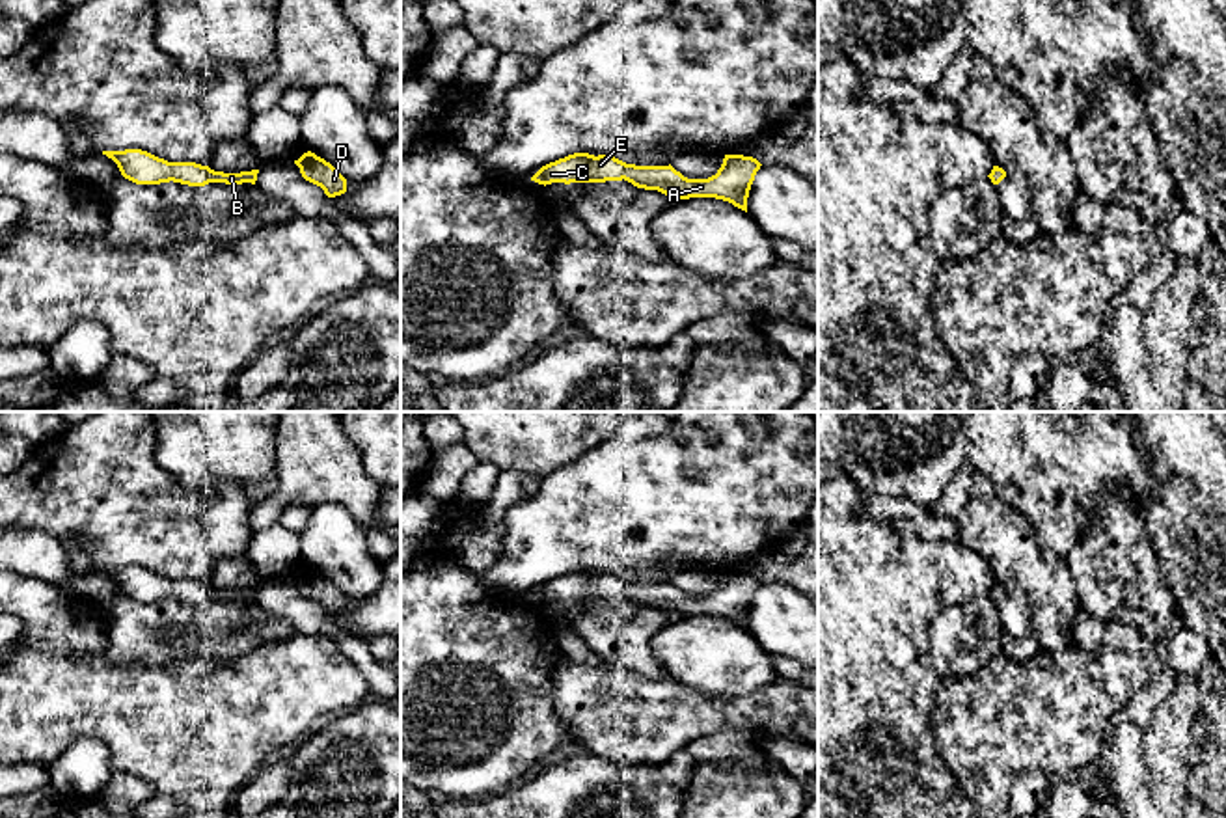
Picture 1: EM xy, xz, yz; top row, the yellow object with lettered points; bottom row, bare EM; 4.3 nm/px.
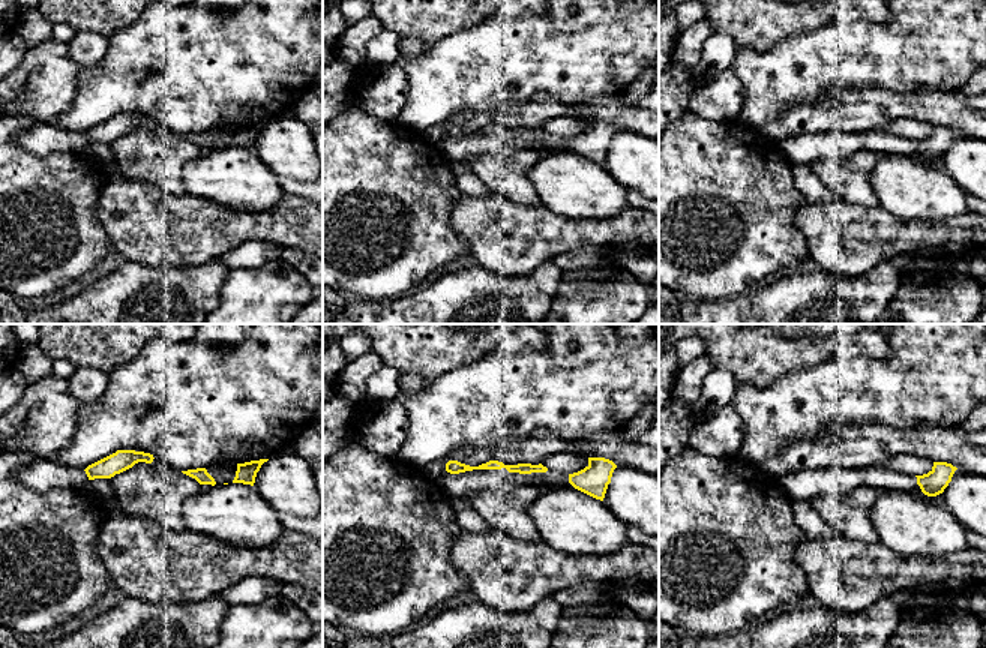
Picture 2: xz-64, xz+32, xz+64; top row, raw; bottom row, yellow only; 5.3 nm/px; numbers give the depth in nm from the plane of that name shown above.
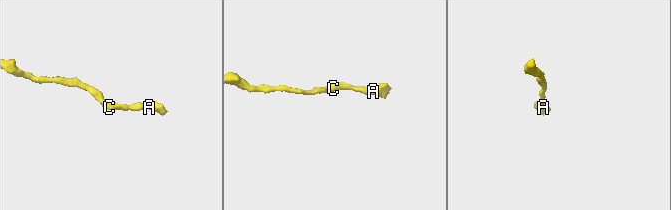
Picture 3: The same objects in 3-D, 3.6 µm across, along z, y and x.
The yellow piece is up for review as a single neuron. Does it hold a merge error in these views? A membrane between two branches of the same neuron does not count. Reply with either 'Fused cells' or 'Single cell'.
Single cell

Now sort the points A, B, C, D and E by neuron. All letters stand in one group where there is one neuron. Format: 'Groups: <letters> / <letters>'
Groups: A B C D E

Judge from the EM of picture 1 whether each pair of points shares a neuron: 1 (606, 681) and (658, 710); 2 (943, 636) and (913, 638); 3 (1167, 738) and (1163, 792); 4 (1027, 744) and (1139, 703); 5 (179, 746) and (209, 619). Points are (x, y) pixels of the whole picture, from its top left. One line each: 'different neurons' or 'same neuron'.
1: same neuron
2: different neurons
3: same neuron
4: different neurons
5: different neurons

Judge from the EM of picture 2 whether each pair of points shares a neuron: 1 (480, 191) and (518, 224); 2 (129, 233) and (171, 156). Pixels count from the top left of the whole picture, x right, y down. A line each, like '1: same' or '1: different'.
1: different
2: different

